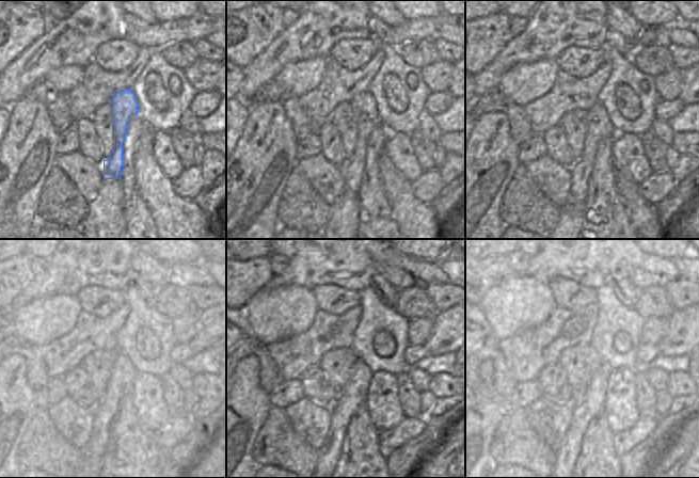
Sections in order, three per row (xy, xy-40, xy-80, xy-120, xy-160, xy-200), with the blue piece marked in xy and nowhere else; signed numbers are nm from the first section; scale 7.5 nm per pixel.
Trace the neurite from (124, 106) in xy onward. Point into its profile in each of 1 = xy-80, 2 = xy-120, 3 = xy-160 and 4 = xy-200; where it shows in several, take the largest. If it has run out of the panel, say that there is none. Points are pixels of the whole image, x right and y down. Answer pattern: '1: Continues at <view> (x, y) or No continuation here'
1: Continues at xy-80 (581, 172)
2: Continues at xy-120 (122, 375)
3: Continues at xy-160 (344, 409)
4: Continues at xy-200 (592, 403).

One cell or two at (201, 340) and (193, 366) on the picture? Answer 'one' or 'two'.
two

